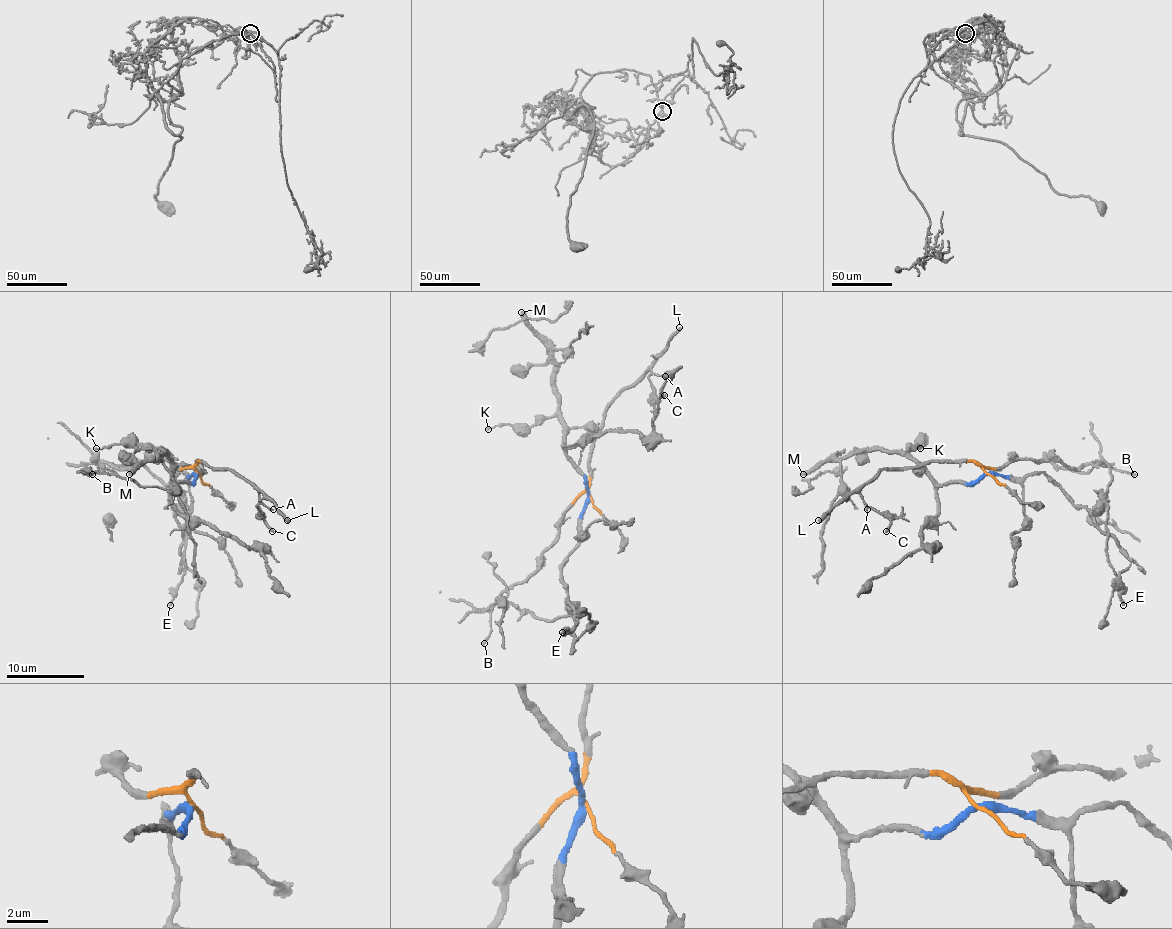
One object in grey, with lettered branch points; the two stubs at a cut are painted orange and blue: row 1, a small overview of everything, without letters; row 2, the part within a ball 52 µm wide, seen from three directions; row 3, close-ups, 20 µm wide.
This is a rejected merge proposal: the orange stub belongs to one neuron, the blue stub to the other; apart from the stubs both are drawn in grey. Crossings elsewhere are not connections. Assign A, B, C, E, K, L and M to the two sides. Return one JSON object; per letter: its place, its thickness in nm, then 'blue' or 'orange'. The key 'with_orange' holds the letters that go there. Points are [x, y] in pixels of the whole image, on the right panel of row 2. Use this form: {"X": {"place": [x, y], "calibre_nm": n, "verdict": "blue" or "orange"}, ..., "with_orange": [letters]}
{"A": {"place": [867, 509], "calibre_nm": 130, "verdict": "orange"}, "B": {"place": [1134, 474], "calibre_nm": 200, "verdict": "orange"}, "C": {"place": [886, 531], "calibre_nm": 170, "verdict": "orange"}, "E": {"place": [1123, 605], "calibre_nm": 200, "verdict": "orange"}, "K": {"place": [920, 448], "calibre_nm": 120, "verdict": "blue"}, "L": {"place": [818, 520], "calibre_nm": 280, "verdict": "orange"}, "M": {"place": [803, 474], "calibre_nm": 440, "verdict": "blue"}, "with_orange": ["A", "B", "C", "E", "L"]}

